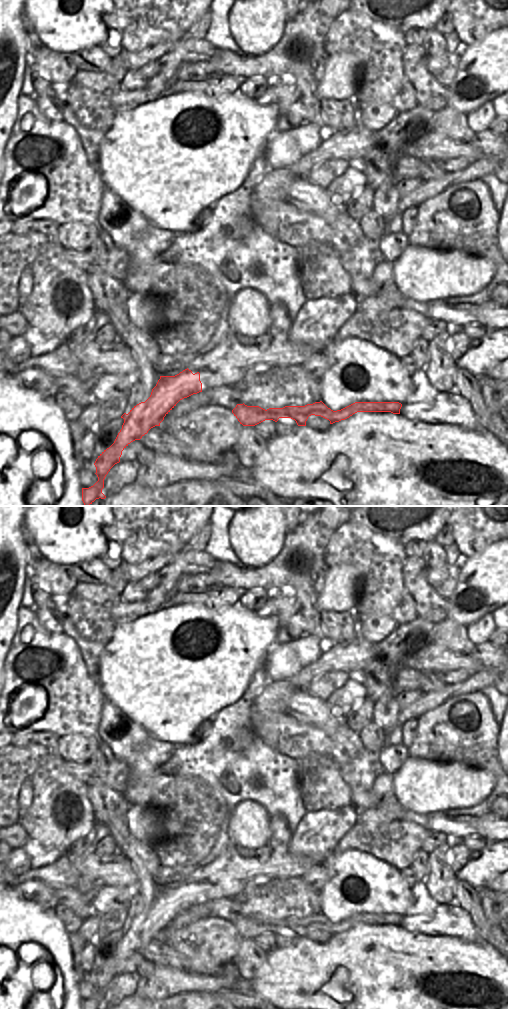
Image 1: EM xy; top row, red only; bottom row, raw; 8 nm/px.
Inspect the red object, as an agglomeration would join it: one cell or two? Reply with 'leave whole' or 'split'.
split

